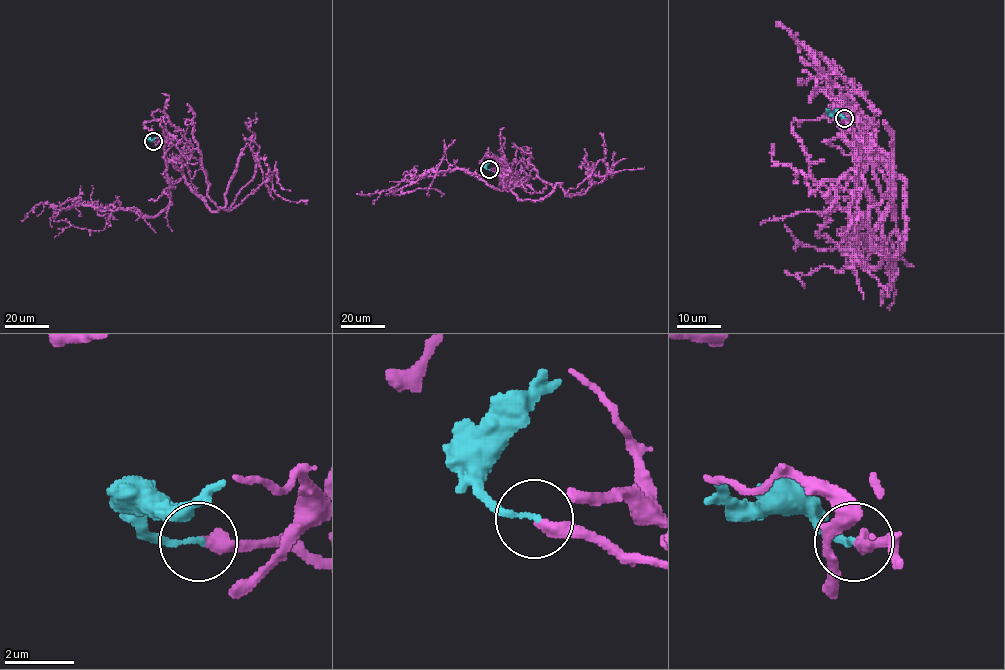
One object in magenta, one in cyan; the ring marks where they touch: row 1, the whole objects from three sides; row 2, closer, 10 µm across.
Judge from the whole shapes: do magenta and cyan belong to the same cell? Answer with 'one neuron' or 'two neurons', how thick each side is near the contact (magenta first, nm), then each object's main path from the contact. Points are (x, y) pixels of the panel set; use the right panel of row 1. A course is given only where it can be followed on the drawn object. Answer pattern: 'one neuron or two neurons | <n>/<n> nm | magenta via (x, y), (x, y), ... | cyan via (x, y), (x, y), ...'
two neurons | 380/160 nm | magenta via (845, 117), (871, 126), (858, 186), (885, 253), (843, 251), (883, 251), (882, 295), (899, 269) | cyan via (844, 117), (827, 110)

